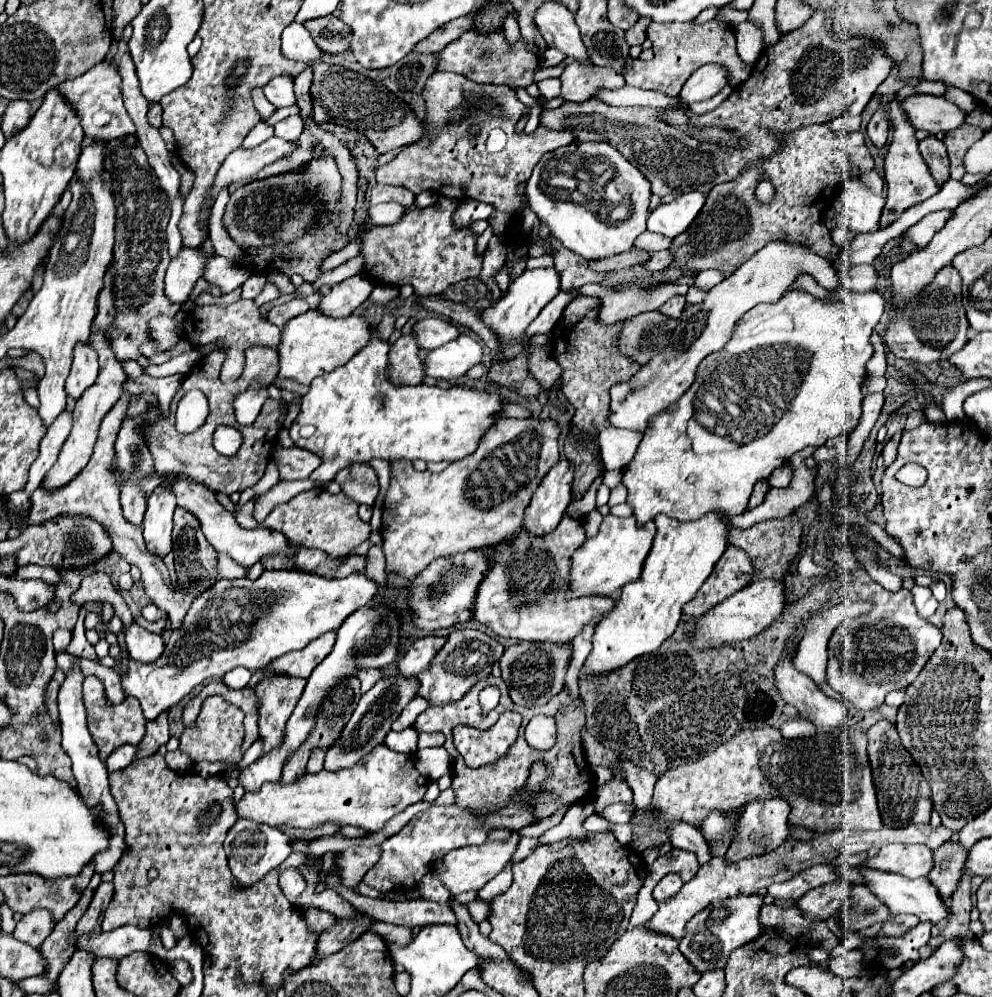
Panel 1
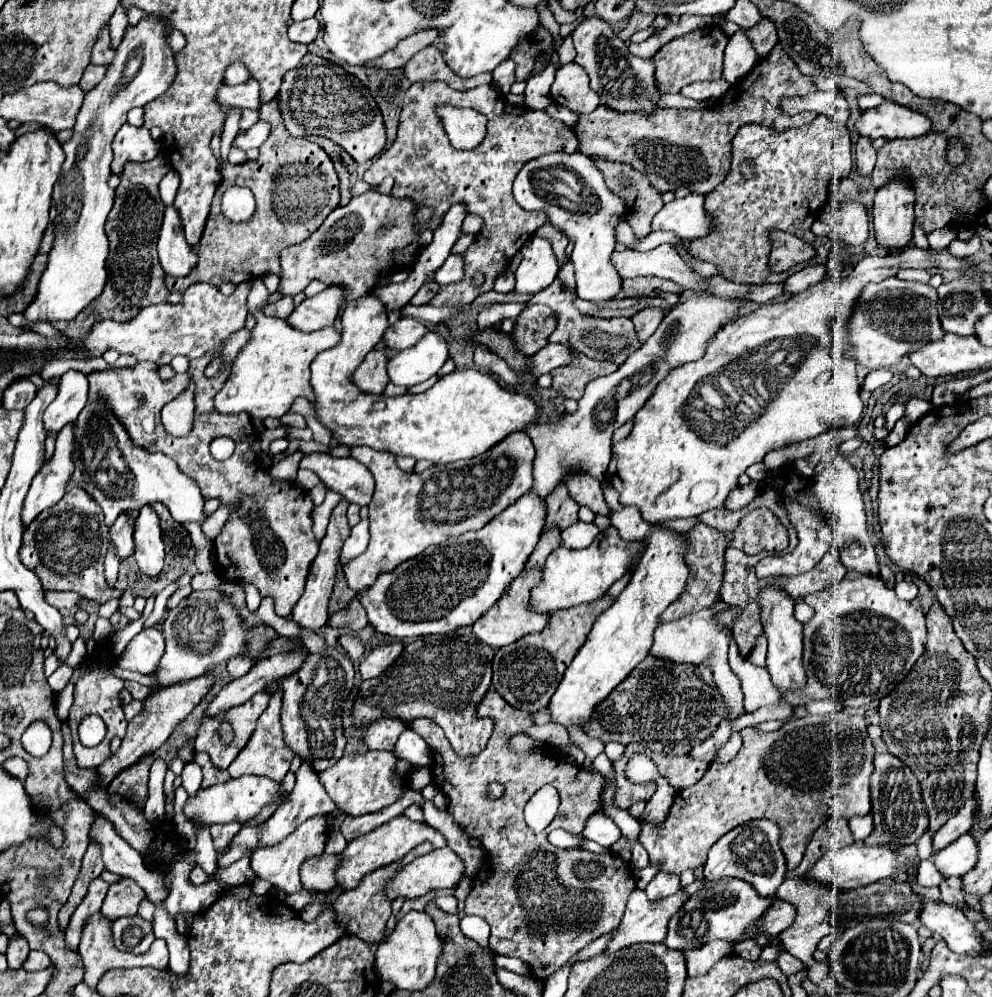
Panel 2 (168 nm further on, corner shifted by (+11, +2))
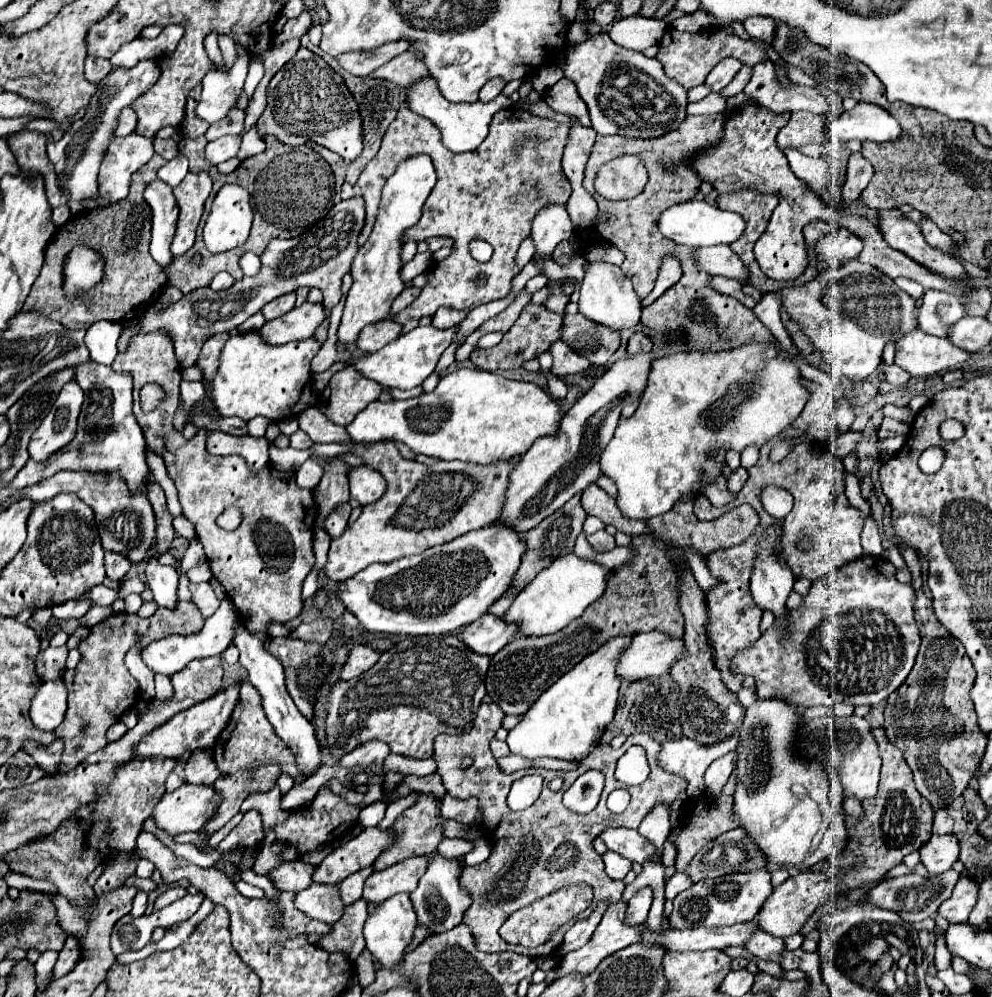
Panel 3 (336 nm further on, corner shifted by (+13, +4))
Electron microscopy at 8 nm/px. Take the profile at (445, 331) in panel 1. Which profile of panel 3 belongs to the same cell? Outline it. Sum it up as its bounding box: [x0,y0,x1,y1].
[357,319,401,353]

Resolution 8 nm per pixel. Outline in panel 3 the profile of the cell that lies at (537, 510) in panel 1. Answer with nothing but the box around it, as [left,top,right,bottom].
[337,525,525,635]

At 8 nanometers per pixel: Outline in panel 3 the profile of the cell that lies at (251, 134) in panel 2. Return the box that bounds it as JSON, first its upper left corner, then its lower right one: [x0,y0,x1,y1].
[205,135,241,165]

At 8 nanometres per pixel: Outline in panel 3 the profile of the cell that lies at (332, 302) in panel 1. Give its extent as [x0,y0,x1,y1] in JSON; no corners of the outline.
[259,303,325,345]

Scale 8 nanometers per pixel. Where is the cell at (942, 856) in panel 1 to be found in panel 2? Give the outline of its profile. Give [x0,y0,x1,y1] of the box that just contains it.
[933,799,975,855]

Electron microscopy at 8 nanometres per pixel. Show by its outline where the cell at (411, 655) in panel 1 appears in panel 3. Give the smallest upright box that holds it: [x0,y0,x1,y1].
[339,645,379,681]

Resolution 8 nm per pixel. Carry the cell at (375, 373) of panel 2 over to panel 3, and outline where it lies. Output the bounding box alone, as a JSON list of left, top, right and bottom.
[319,365,383,427]

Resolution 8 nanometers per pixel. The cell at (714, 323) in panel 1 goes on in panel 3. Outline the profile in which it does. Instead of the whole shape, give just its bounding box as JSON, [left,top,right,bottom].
[495,353,657,535]

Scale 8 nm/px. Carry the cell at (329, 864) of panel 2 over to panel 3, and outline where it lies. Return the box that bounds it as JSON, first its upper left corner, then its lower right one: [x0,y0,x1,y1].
[267,861,315,891]

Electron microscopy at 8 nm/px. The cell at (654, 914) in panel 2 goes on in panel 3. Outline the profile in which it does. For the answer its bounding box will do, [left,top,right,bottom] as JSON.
[555,901,643,979]

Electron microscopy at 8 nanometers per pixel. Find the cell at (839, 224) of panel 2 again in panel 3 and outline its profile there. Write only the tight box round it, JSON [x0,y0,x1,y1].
[815,227,863,263]

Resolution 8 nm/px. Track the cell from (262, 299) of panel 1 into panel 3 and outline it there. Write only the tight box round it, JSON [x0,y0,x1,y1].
[209,331,319,421]

